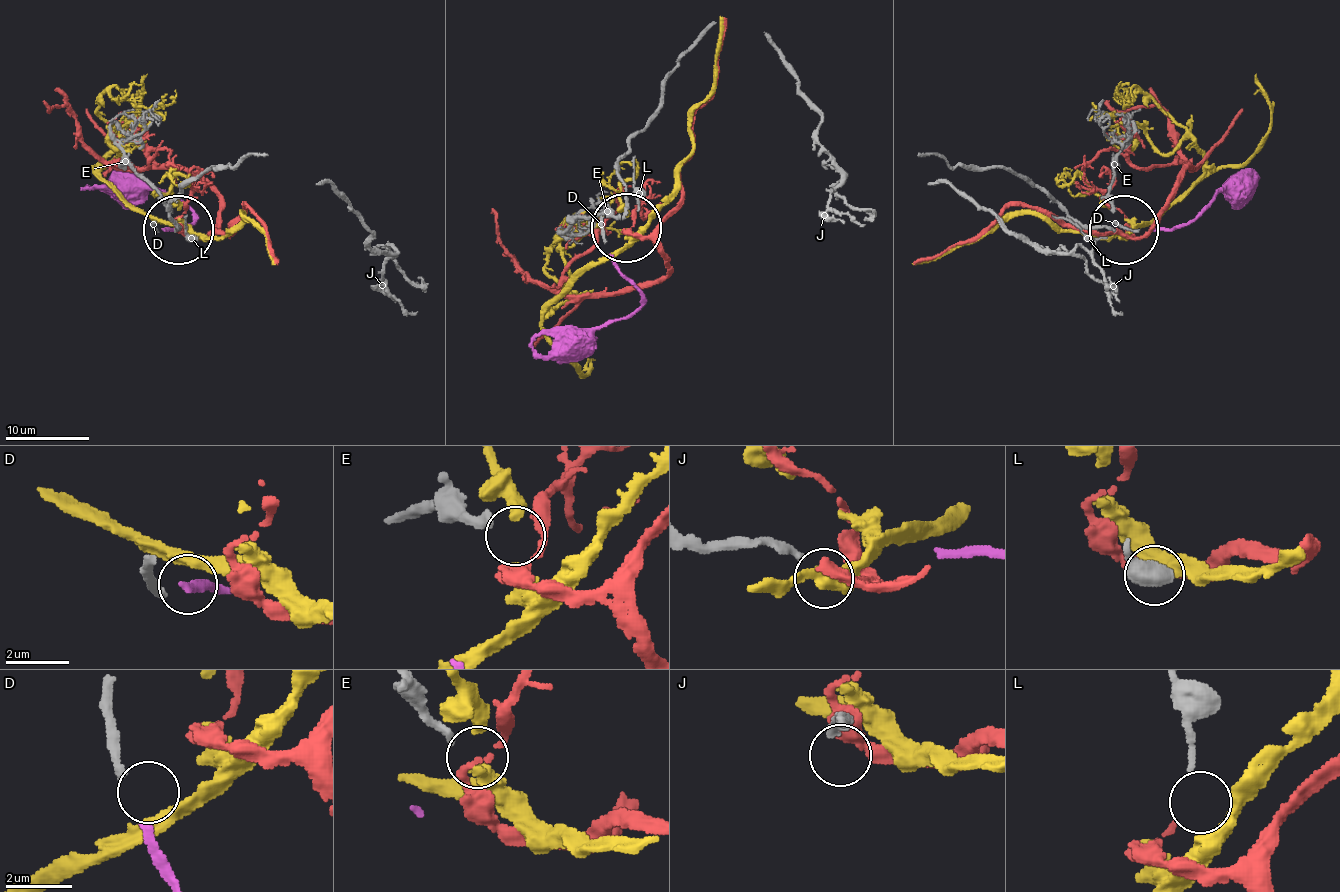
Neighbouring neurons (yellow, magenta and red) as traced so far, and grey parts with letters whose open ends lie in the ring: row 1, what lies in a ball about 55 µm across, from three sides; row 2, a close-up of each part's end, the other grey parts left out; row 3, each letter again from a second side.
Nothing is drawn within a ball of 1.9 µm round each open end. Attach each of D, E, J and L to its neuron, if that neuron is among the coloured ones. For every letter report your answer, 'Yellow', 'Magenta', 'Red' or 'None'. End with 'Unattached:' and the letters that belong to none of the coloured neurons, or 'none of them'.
D: Magenta
E: None
J: None
L: None
Unattached: E, J, L

